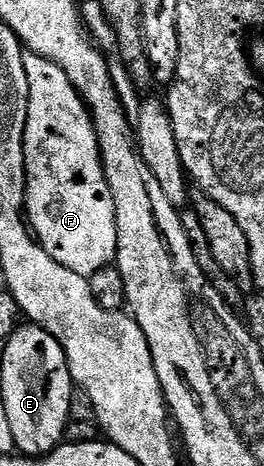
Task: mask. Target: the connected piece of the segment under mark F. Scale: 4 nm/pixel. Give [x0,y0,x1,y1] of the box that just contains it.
[23,52,117,278]

